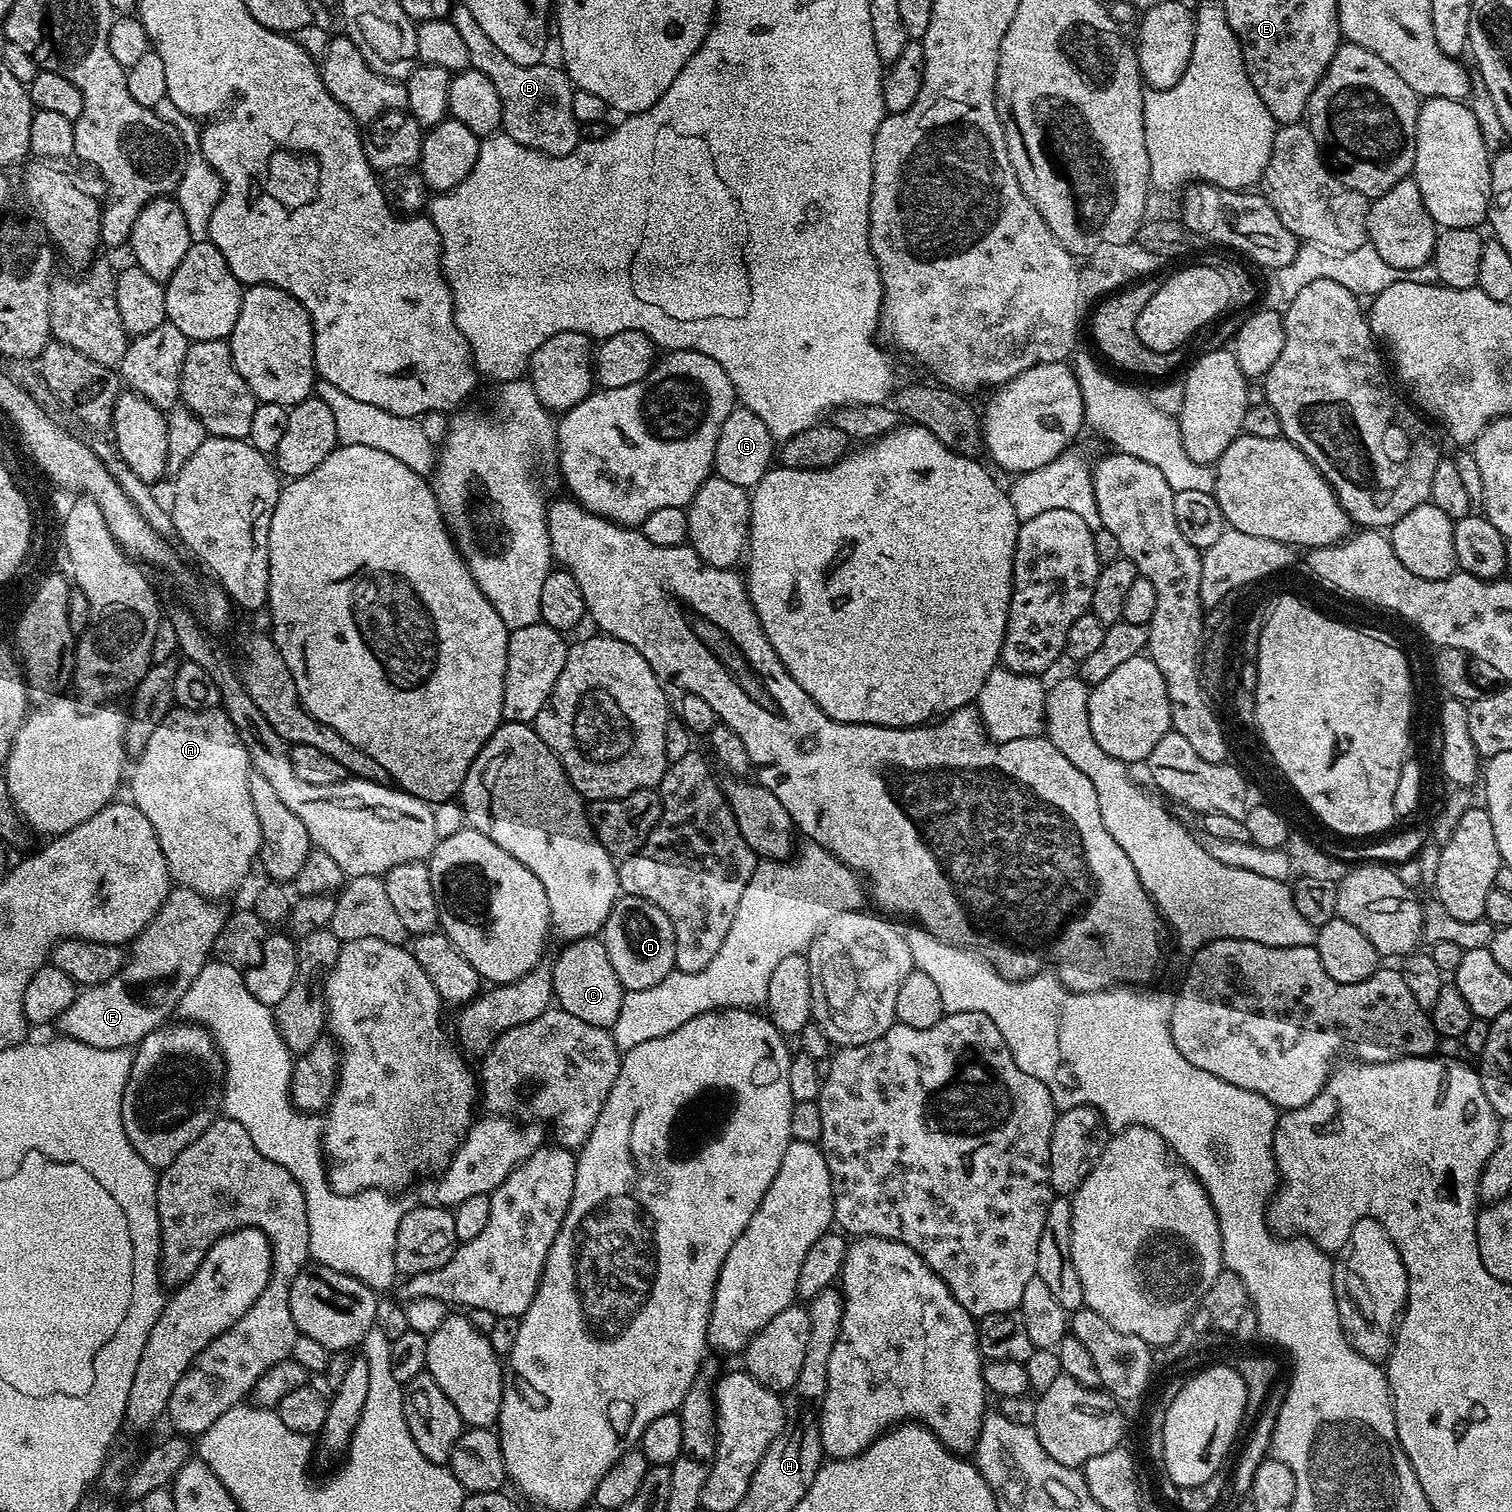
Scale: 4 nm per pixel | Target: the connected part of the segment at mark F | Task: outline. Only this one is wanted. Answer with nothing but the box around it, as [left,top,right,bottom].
[58,887,226,1049]

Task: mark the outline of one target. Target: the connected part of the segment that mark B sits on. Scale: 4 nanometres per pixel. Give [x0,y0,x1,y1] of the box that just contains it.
[450,2,582,156]

